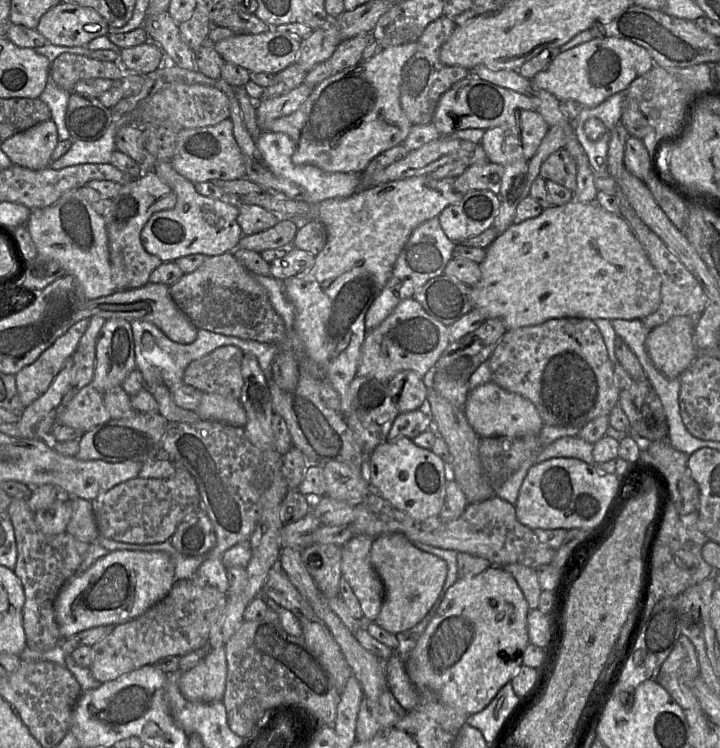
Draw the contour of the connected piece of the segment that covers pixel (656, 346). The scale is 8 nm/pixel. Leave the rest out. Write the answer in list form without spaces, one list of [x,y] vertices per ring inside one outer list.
[[[676,316],[651,329],[645,349],[659,372],[670,379],[680,377],[698,357],[693,320],[689,316]]]

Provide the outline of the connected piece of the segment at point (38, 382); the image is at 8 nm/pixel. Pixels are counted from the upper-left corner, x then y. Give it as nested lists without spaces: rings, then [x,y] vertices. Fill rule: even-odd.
[[[82,319],[72,325],[36,361],[15,375],[17,391],[24,407],[31,405],[48,390],[65,363],[75,353],[89,322],[89,319]]]

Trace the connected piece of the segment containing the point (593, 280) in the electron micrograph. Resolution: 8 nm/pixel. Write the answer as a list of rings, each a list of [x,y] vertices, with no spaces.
[[[573,199],[567,204],[546,208],[535,218],[525,220],[519,224],[513,223],[486,248],[486,256],[479,264],[479,267],[481,278],[473,286],[473,308],[480,311],[486,320],[491,318],[501,319],[506,326],[506,331],[526,326],[535,326],[550,319],[559,318],[586,318],[590,320],[643,319],[654,313],[659,308],[661,302],[661,277],[652,266],[636,235],[622,216],[608,212],[595,202],[582,203]]]

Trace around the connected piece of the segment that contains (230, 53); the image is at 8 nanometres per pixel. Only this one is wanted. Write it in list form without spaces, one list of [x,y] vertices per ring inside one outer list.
[[[276,29],[259,34],[240,34],[222,39],[214,44],[224,61],[237,64],[255,73],[277,74],[297,60],[301,40]]]

